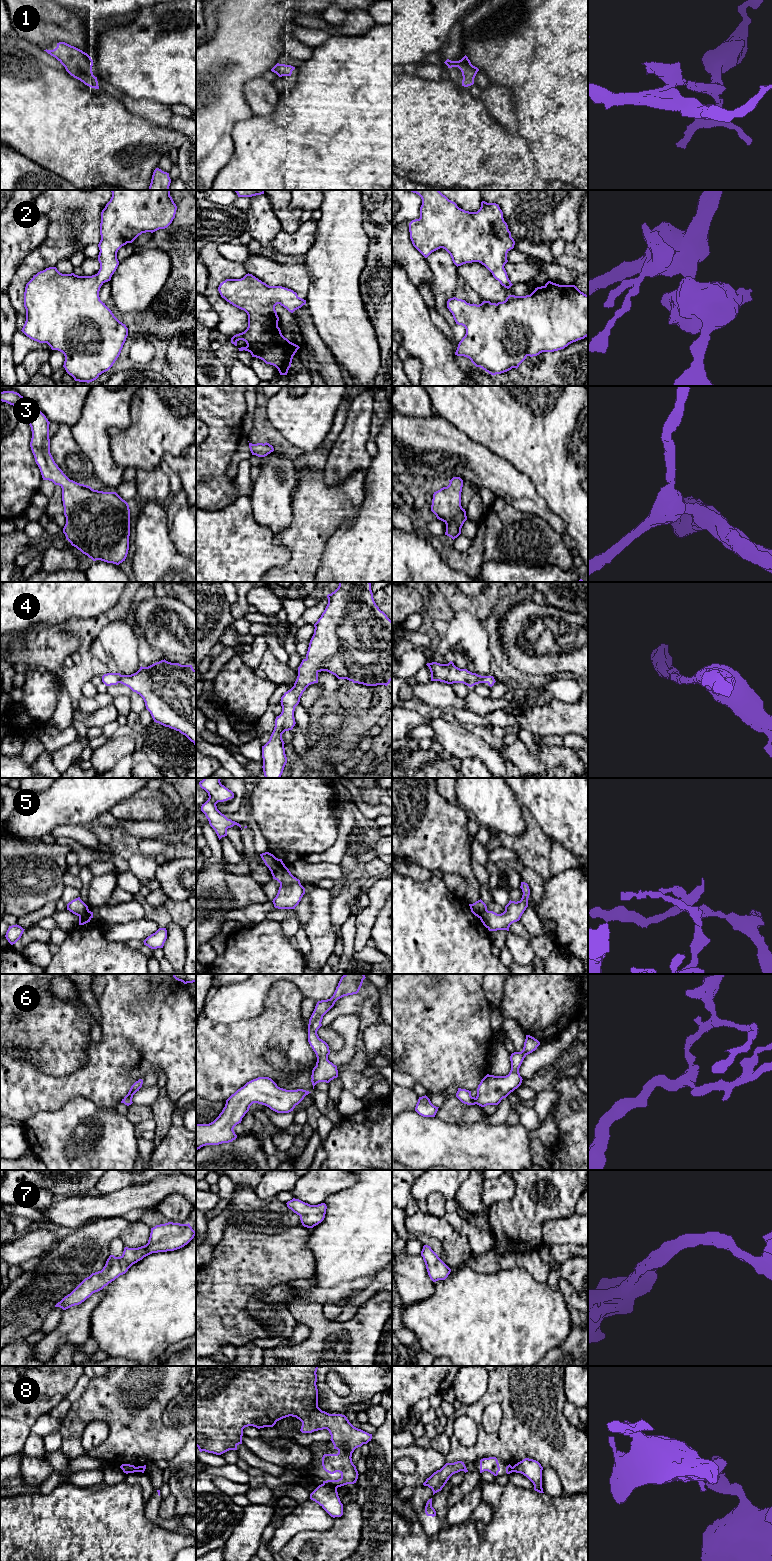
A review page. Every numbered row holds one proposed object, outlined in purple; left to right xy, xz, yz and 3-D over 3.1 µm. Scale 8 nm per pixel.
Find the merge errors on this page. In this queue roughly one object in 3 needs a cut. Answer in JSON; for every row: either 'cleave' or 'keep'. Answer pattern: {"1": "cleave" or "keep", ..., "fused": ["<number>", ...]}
{"1": "keep", "2": "keep", "3": "keep", "4": "keep", "5": "cleave", "6": "keep", "7": "keep", "8": "cleave", "fused": ["5", "8"]}

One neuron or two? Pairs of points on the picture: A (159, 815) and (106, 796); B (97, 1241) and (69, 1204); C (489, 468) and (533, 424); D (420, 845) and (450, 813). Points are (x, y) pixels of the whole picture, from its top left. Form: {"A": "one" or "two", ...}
{"A": "two", "B": "two", "C": "two", "D": "one"}

